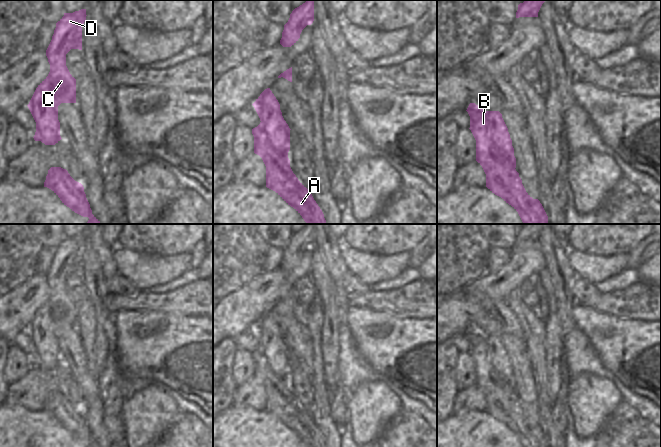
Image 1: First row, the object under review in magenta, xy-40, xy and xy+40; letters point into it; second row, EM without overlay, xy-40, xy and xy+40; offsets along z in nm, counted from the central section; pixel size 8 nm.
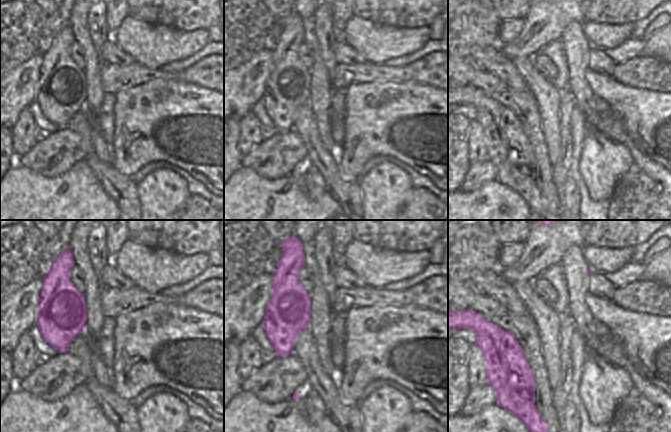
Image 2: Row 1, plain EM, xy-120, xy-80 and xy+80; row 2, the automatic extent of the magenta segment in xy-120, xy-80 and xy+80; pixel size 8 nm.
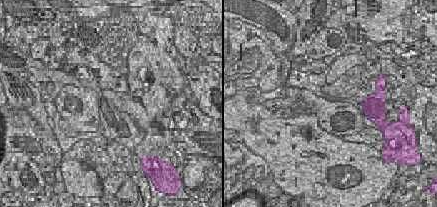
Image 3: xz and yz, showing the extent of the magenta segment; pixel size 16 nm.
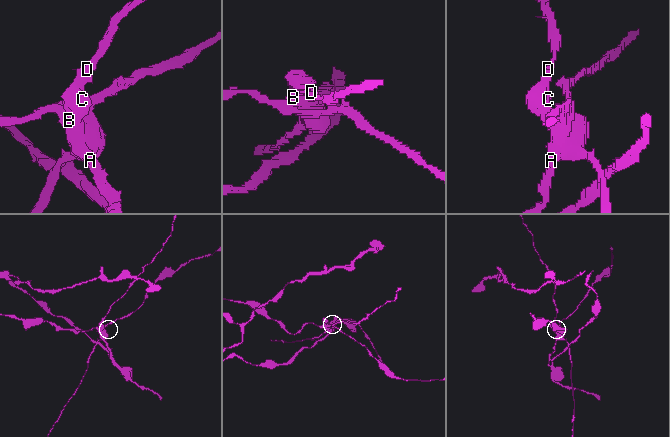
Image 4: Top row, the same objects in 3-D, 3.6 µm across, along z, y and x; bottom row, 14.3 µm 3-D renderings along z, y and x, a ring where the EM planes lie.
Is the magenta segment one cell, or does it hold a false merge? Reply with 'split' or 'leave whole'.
split

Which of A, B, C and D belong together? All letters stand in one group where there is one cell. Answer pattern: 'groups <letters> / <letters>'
groups A B / C D

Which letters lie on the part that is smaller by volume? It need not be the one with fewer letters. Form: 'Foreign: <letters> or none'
Foreign: C, D

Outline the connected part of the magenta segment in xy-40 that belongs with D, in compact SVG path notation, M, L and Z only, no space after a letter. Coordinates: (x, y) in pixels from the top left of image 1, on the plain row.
M81 233L64 237L56 247L46 274L50 296L27 329L36 346L35 360L45 369L55 369L62 363L58 330L61 327L76 327L76 303L66 290L66 278L71 273L82 274L82 250L86 240L86 233Z

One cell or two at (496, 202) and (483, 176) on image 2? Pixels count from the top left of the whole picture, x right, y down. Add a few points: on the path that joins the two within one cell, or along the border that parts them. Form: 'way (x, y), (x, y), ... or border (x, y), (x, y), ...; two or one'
border (496, 180), (490, 180), (465, 193); two

